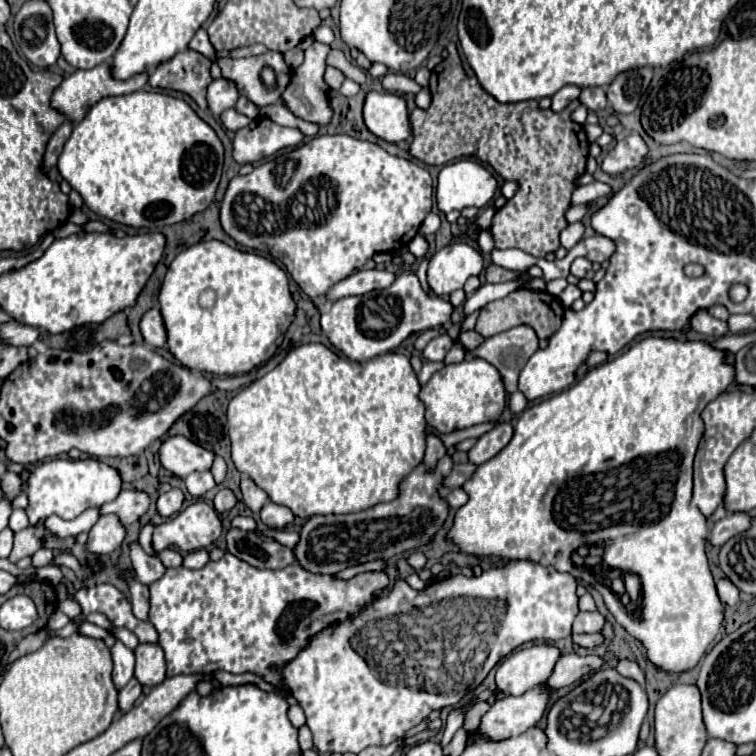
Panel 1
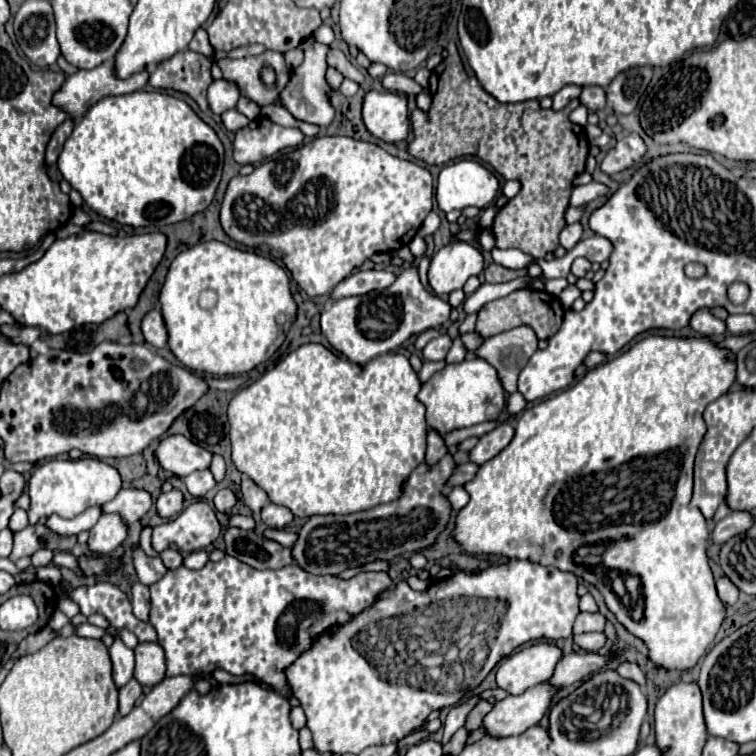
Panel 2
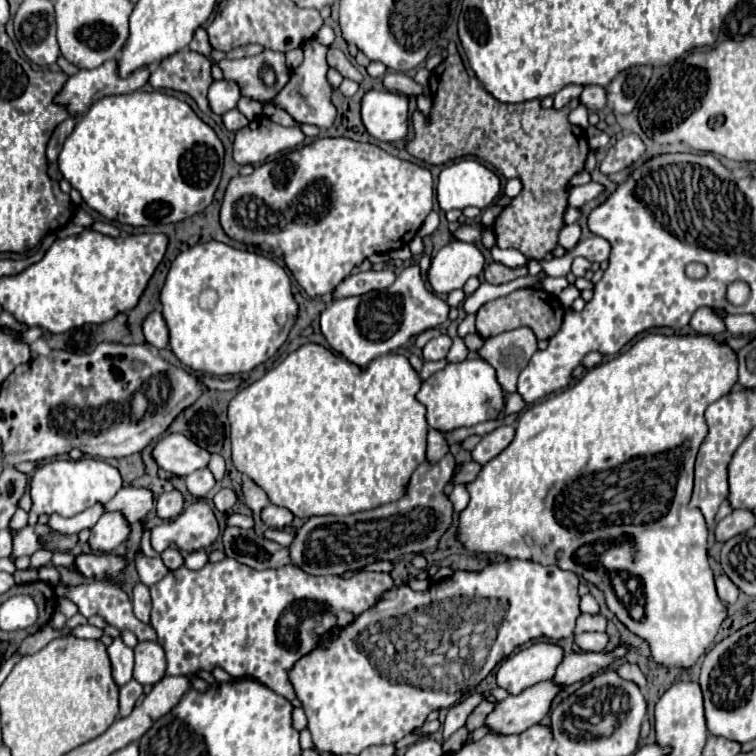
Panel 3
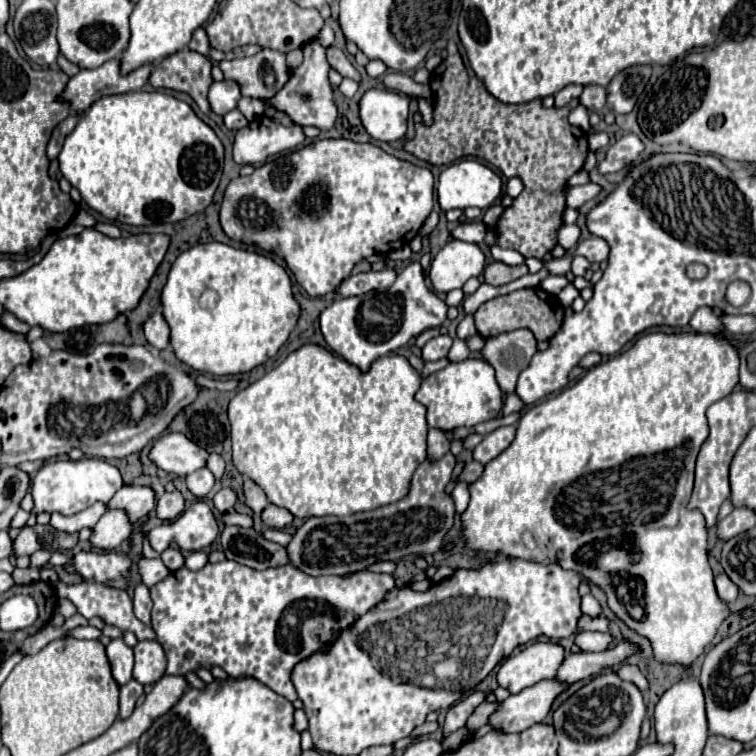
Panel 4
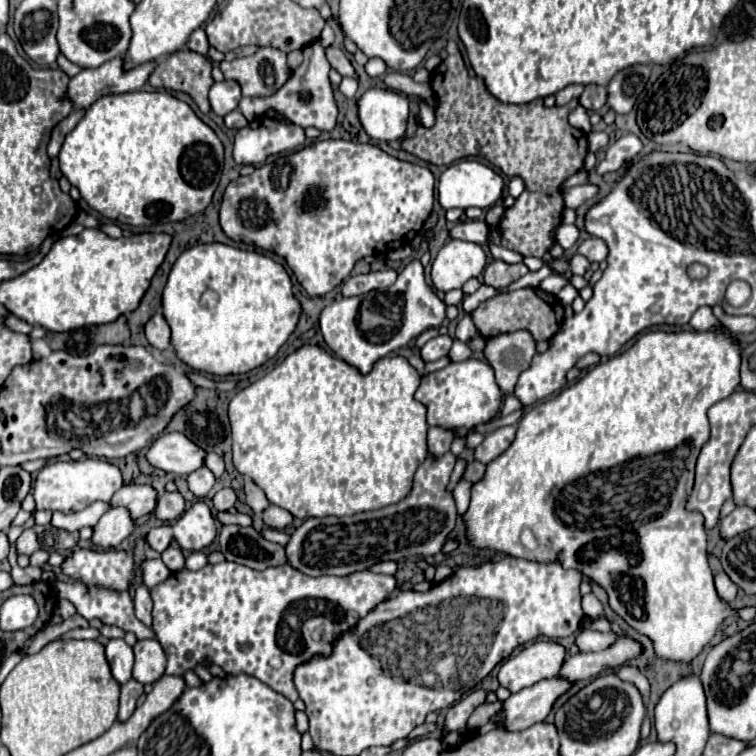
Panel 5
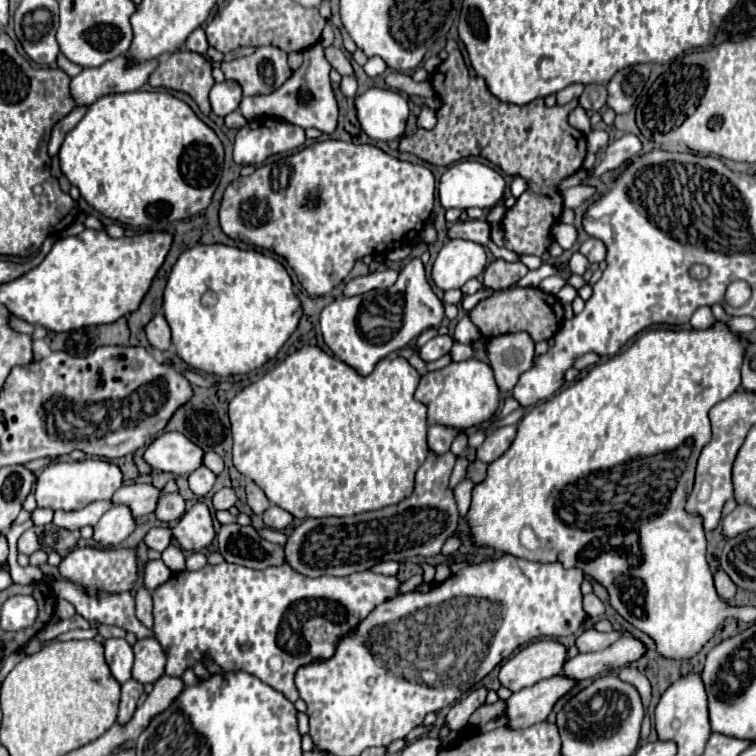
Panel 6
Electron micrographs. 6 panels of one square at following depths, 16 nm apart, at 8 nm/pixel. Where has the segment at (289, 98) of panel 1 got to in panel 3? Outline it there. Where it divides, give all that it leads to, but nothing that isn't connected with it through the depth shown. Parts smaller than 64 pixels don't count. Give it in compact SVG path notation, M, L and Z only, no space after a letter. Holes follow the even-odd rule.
M316 40L310 46L306 46L304 62L294 70L290 82L280 92L280 96L276 96L276 100L274 100L274 104L284 108L296 122L314 124L318 128L330 128L336 118L336 108L332 104L332 86L326 80L326 72L328 72L326 52L328 52L328 46L322 46Z

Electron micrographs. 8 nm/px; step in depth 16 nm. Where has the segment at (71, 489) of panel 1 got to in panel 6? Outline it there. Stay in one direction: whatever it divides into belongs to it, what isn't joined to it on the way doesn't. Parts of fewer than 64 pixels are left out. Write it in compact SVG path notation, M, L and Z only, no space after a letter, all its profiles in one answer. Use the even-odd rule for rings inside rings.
M86 458L78 462L52 462L48 464L34 482L34 498L38 508L52 508L74 512L96 500L110 500L112 494L122 486L122 472L116 464L100 458Z

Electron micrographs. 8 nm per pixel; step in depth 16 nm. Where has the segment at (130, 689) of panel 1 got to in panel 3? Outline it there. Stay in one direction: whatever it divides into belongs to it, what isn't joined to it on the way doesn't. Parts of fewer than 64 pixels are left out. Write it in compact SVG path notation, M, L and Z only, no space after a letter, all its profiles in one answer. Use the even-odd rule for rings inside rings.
M134 678L120 688L120 716L128 716L128 712L132 712L138 696L142 694L142 684L136 682Z

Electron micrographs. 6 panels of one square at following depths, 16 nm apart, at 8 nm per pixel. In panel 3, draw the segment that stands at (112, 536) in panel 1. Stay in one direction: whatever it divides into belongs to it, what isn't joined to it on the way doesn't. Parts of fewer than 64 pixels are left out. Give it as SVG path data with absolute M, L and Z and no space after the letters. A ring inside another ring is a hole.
M106 512L90 530L90 550L108 554L128 538L128 532L130 526L124 516L120 516L120 512Z

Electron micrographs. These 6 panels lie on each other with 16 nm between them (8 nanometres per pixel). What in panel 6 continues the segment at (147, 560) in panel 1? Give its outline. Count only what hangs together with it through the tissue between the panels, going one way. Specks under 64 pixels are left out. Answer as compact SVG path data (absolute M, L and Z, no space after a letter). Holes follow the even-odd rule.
M148 560L144 564L144 584L148 590L154 590L158 584L166 582L172 576L168 566L162 560Z

